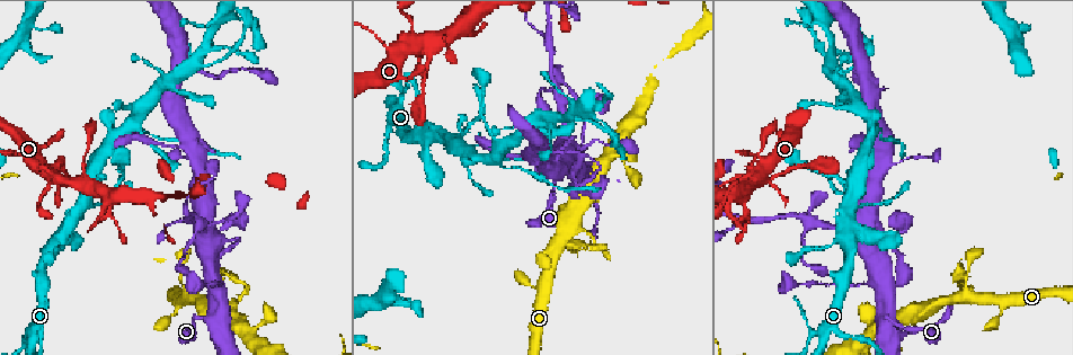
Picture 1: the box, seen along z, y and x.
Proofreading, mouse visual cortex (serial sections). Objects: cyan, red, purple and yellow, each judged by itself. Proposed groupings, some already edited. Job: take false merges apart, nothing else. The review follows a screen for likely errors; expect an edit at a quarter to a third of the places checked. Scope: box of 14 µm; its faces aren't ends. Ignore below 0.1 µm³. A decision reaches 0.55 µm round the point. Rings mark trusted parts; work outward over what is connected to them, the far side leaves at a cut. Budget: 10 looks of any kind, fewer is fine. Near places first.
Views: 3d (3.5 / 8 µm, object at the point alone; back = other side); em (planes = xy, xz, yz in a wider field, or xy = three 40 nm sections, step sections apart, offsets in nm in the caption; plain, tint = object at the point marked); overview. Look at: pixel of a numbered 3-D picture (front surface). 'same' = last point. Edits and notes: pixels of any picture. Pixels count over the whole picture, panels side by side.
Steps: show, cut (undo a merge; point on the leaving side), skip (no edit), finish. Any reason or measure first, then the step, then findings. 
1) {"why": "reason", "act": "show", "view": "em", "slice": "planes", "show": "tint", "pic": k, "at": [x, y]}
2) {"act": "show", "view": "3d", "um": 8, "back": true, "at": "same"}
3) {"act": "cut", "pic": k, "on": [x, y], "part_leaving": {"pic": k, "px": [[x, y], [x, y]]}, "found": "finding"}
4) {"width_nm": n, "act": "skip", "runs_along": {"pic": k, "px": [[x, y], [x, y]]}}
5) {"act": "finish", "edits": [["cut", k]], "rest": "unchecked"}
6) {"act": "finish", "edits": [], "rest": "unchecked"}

{"why": "abrupt turn", "act": "show", "view": "3d", "um": 3.5, "pic": 1, "at": [606, 248]}

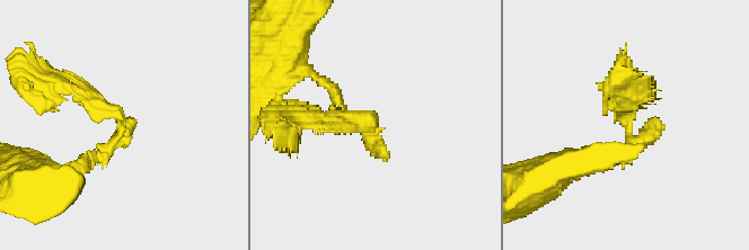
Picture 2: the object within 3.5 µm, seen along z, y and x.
{"why": "need the tissue", "act": "show", "view": "em", "slice": "xy", "step": 3, "show": "plain", "pic": 2, "at": [626, 117]}

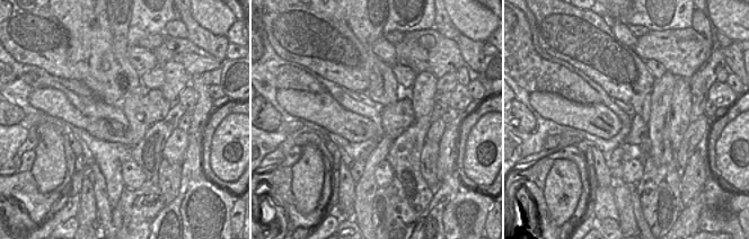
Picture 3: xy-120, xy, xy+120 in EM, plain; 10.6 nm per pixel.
{"act": "show", "view": "em", "slice": "xy", "step": 3, "show": "tint", "at": "same"}

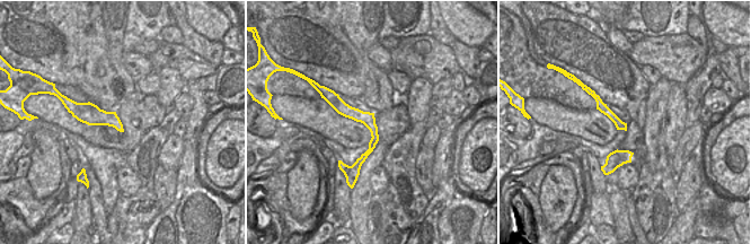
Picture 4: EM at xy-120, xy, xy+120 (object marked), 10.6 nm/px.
{"width_nm": 150, "act": "cut", "pic": 2, "on": [90, 98], "part_leaving": {"pic": 2, "px": [[122, 123], [70, 85], [33, 89]]}, "found": "a second cell is stuck on"}

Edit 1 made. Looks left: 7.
{"why": "thin arm on a thick one", "act": "show", "view": "3d", "um": 8, "pic": 1, "at": [64, 180]}

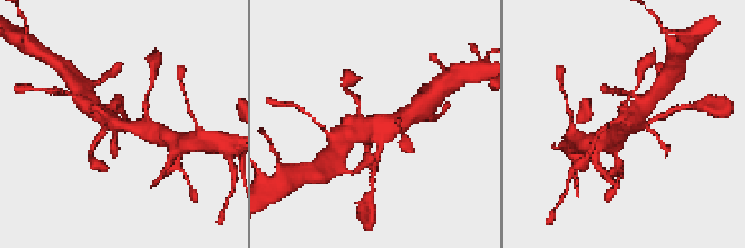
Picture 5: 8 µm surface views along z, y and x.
{"why": "need the tissue", "act": "show", "view": "em", "slice": "xy", "step": 1, "show": "tint", "pic": 5, "at": [122, 126]}

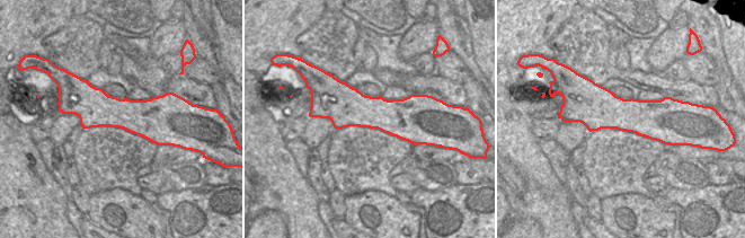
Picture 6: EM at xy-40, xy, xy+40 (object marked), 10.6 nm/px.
{"act": "skip", "runs_along": {"pic": 5, "px": [[94, 109], [118, 125], [151, 131]]}, "found": "one cell here"}

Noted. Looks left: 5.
{"why": "side arm on a straight run", "act": "show", "view": "3d", "um": 3.5, "pic": 1, "at": [457, 134]}

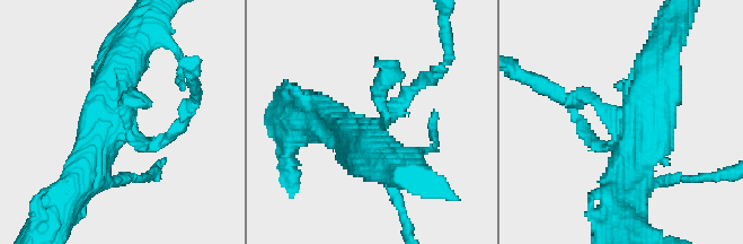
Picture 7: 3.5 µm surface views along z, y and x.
{"why": "need the tissue", "act": "show", "view": "em", "slice": "xy", "step": 1, "show": "tint", "pic": 7, "at": [637, 127]}

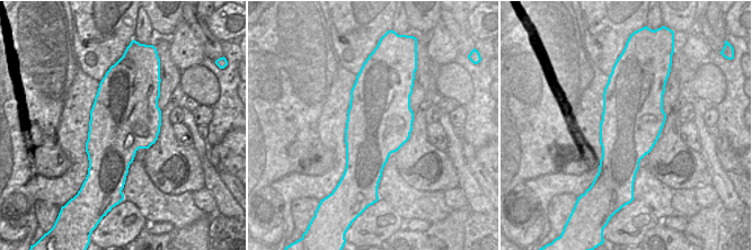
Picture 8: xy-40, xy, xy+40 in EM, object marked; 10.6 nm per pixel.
{"act": "skip", "runs_along": {"pic": 7, "px": [[74, 192], [130, 57]]}, "found": "all the same cell"}

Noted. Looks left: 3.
{"why": "thin arm on a thick one", "act": "show", "view": "3d", "um": 3.5, "back": true, "pic": 1, "at": [830, 226]}

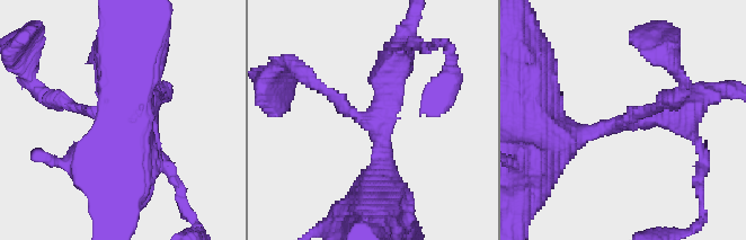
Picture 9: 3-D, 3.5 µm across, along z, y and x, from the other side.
{"act": "skip", "runs_along": {"pic": 9, "px": [[543, 140], [687, 113]]}, "found": "all the same cell"}

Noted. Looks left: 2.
{"act": "finish", "edits": [["cut", 2]], "rest": "unchecked"}

